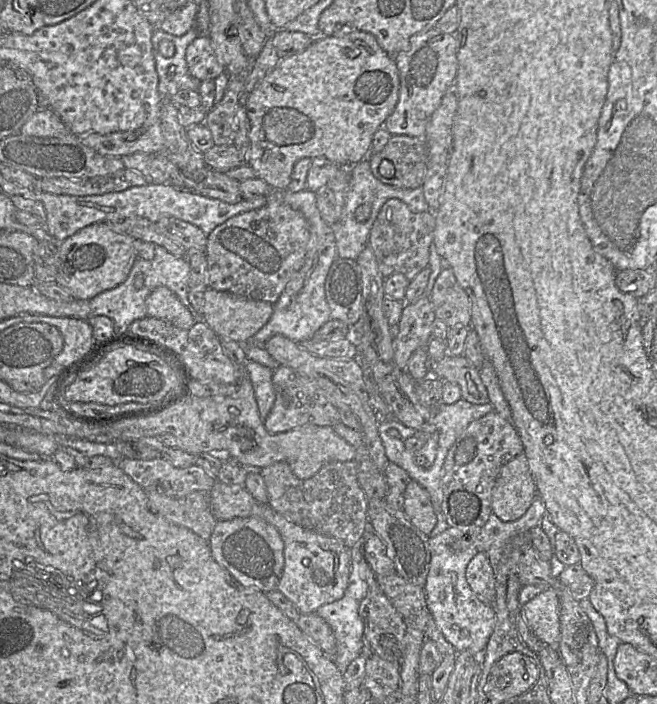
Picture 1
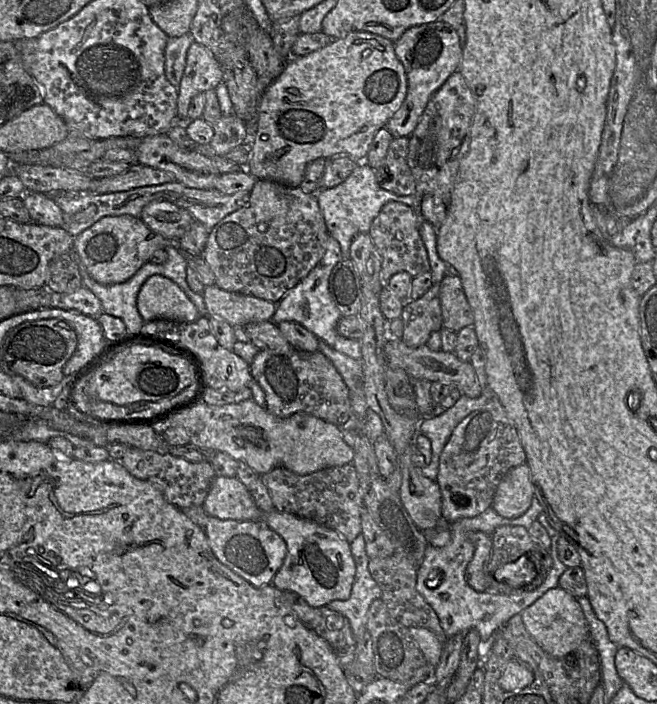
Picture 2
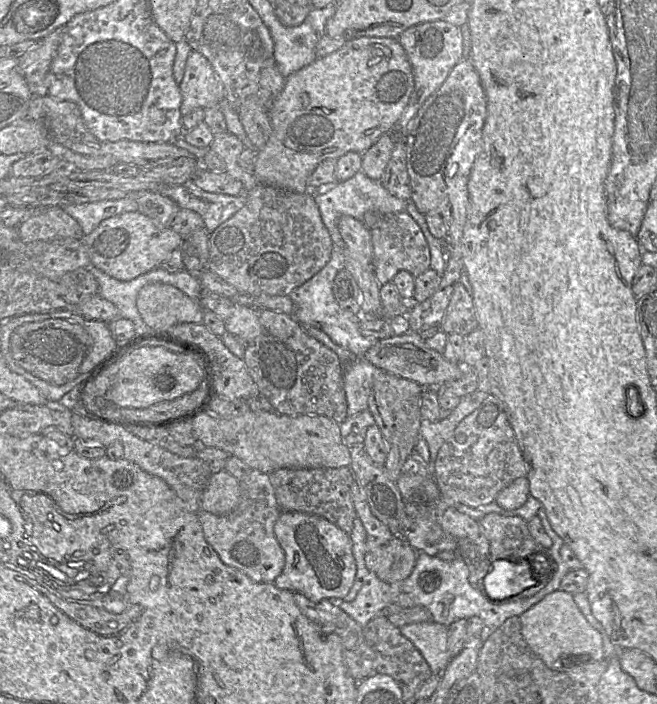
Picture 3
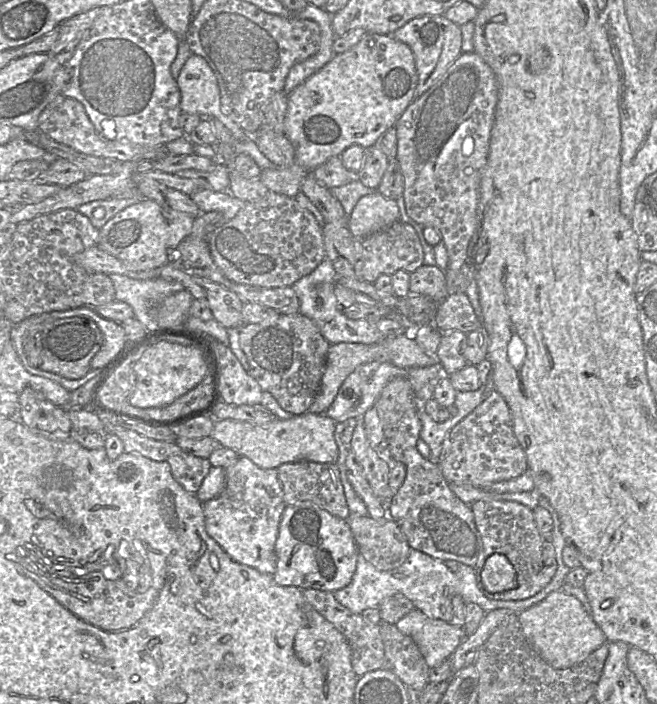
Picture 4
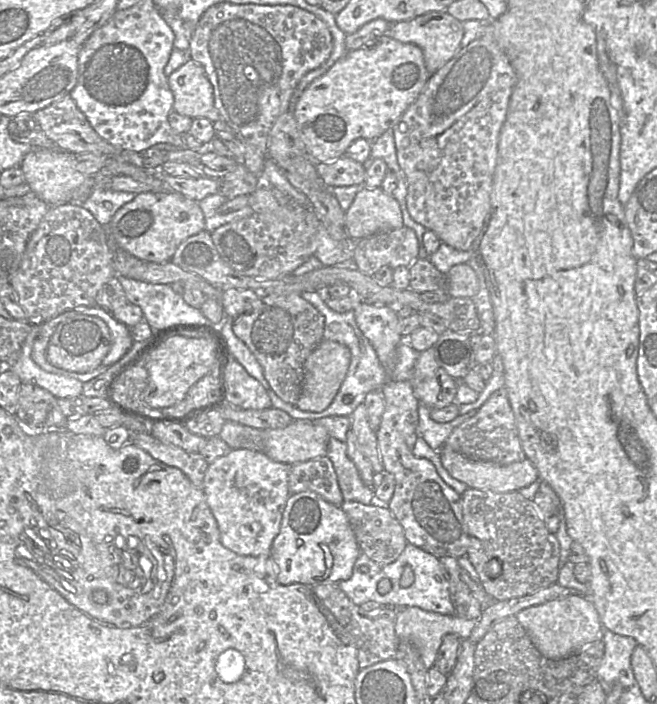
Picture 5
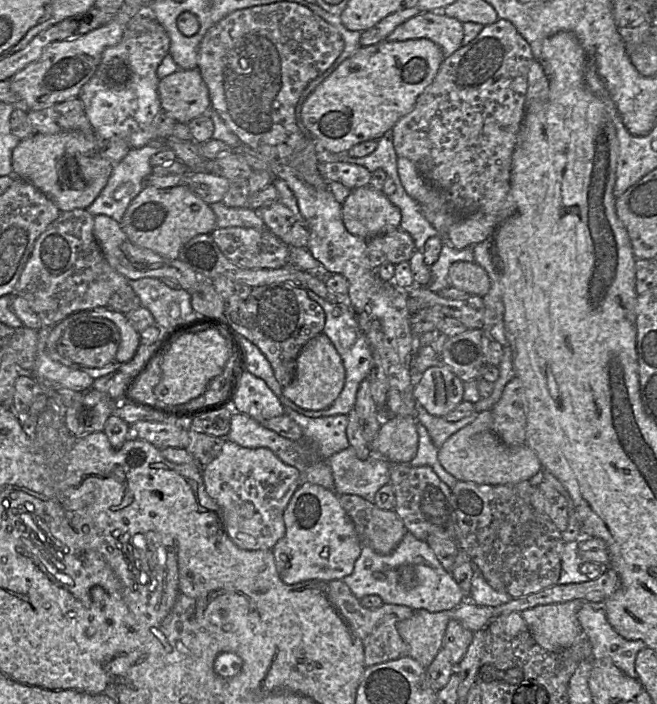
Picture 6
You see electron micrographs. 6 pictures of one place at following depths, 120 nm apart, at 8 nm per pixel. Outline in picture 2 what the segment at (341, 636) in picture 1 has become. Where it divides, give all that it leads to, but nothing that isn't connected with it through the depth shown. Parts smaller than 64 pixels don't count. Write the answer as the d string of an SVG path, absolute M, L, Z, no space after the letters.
M361 533L350 543L350 549L356 566L356 572L350 597L345 601L333 600L326 606L331 610L340 613L348 620L355 640L359 641L367 631L366 624L368 609L374 600L381 597L381 589L369 573L369 559L365 551L364 537Z

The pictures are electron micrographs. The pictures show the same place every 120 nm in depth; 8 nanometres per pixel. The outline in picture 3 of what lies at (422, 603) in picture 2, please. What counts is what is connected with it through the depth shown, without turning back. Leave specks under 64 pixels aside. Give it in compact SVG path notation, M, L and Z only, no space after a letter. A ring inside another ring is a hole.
M367 535L366 566L384 582L395 583L408 578L415 566L417 554L402 537L379 540ZM401 593L395 600L385 606L381 614L399 628L408 624L433 620L432 614L428 609L405 593Z

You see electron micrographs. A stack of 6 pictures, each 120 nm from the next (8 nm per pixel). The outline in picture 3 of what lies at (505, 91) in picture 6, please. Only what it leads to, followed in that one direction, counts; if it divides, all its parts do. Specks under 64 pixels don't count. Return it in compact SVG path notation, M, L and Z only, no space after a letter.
M468 58L450 71L444 83L423 103L404 131L406 167L410 178L410 201L425 215L437 212L447 227L447 265L436 291L408 312L410 331L424 340L442 329L454 284L460 280L464 263L462 238L469 207L468 180L483 149L483 127L487 101L480 77Z

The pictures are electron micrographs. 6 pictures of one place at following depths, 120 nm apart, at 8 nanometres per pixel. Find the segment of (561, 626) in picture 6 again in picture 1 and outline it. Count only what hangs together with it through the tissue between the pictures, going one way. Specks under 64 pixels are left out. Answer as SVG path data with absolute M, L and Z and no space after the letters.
M547 589L521 607L521 613L529 628L543 643L559 643L561 630L559 599L553 589Z

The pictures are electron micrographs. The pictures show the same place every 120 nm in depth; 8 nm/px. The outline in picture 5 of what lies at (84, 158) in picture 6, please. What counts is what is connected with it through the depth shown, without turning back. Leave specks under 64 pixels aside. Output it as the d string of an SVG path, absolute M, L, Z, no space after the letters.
M34 148L23 158L20 168L25 176L25 183L38 198L50 207L65 204L81 204L94 190L95 177L86 176L76 169L75 155L57 148Z

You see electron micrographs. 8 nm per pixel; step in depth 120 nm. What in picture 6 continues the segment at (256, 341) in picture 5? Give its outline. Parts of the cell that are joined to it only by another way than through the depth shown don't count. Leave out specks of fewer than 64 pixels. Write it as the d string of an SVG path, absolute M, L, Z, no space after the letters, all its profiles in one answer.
M289 282L252 287L248 298L226 303L224 316L238 335L252 342L265 355L282 388L295 376L301 349L323 332L326 322L323 308L309 298L307 289Z

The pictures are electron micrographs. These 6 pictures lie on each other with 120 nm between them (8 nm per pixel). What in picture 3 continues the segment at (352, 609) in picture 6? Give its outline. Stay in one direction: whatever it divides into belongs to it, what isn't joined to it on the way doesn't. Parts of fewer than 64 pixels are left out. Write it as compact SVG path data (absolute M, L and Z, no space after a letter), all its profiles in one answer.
M293 593L293 598L301 613L323 634L336 634L342 643L343 660L348 674L361 682L376 673L374 647L365 641L363 627L348 614L333 605L329 599L313 602L301 593Z

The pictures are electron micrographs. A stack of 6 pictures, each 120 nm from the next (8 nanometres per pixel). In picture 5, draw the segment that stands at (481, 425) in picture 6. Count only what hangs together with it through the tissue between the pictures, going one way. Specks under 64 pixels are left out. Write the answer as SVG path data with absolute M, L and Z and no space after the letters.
M446 444L437 452L448 473L469 488L506 493L527 487L539 477L536 467L528 458L499 465L489 461L470 460Z

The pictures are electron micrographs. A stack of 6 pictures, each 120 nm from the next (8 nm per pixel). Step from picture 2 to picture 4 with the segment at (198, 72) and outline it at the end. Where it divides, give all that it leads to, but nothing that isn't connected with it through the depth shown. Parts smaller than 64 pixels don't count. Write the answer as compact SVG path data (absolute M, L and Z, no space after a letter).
M191 53L176 82L181 93L180 108L183 113L218 119L236 141L252 137L222 112L217 79L203 57Z

